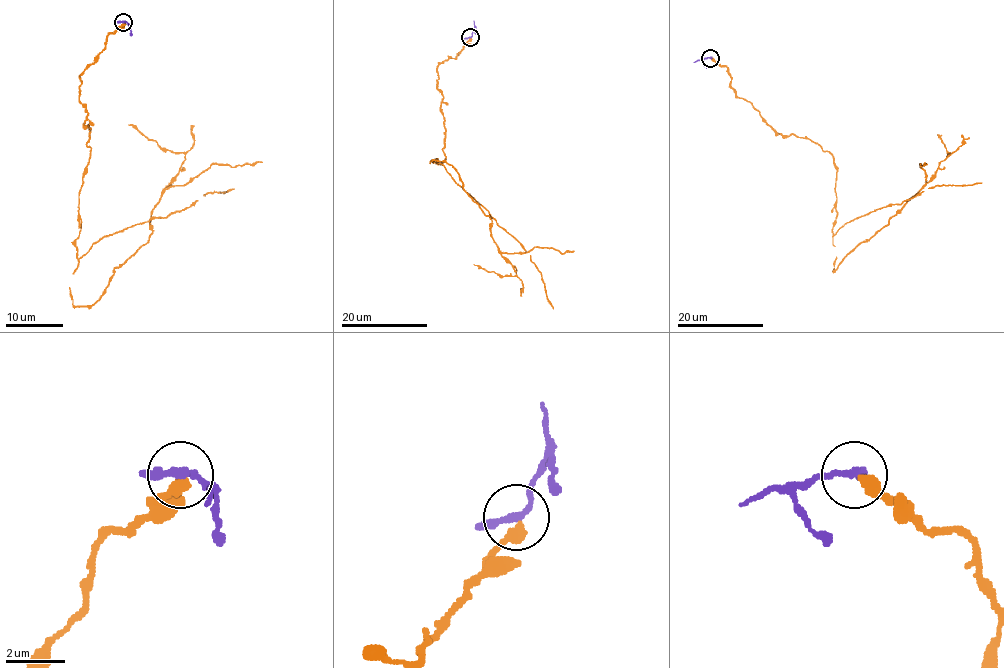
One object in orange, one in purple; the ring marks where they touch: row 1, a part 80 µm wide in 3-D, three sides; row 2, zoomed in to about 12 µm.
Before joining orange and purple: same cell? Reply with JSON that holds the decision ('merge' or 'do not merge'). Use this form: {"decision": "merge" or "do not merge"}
{"decision": "merge"}

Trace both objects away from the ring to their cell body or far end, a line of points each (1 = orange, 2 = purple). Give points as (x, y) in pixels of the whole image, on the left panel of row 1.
1: (123, 22), (79, 77), (90, 128), (79, 258), (103, 237), (159, 217), (153, 225), (184, 159), (129, 124)
2: (123, 22), (130, 27), (132, 35)

